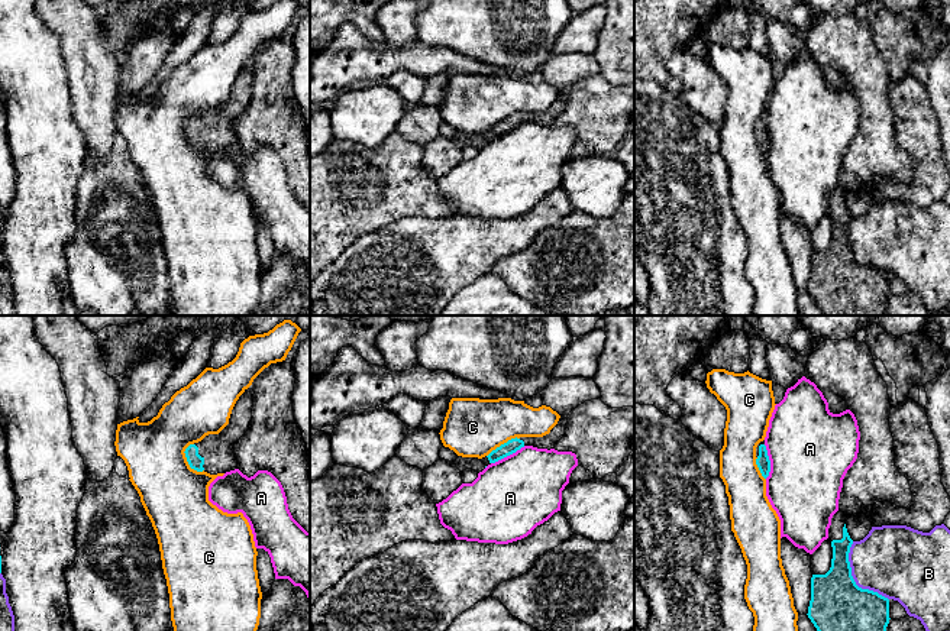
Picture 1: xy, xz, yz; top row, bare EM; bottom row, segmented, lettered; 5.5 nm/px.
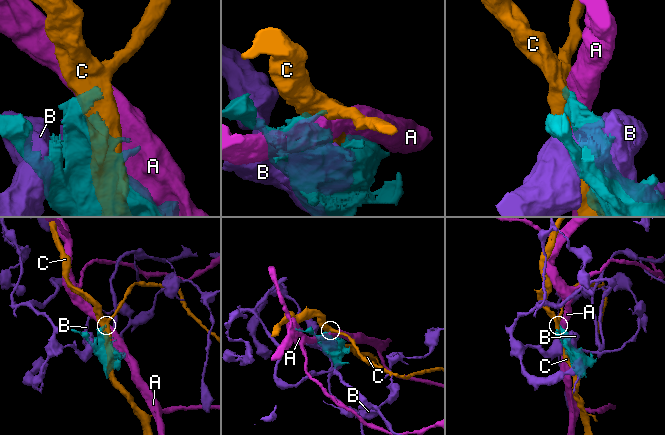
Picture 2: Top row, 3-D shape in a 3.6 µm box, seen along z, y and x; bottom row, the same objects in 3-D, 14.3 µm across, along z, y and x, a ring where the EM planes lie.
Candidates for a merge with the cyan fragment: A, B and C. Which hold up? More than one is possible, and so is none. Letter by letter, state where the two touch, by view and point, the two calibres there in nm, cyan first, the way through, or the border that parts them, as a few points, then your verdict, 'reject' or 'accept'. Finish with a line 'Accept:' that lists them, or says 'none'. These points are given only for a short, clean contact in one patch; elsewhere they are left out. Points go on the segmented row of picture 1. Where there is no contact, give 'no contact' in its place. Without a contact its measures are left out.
A: yz (769, 462) | 80/460 nm | reject
B: yz (853, 579) | 300/400 nm | reject
C: xy (187, 460) | 90/360 nm | reject
Accept: none

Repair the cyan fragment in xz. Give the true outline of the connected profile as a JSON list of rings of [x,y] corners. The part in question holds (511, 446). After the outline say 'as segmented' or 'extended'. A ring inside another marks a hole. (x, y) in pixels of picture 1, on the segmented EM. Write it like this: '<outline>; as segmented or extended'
[[[560,415],[558,424],[550,430],[549,434],[543,437],[520,437],[520,439],[511,439],[507,443],[501,444],[495,450],[492,450],[487,457],[489,463],[495,463],[517,450],[520,450],[524,446],[533,446],[537,449],[553,449],[555,444],[563,437],[565,428],[568,423],[568,415]]]; extended

